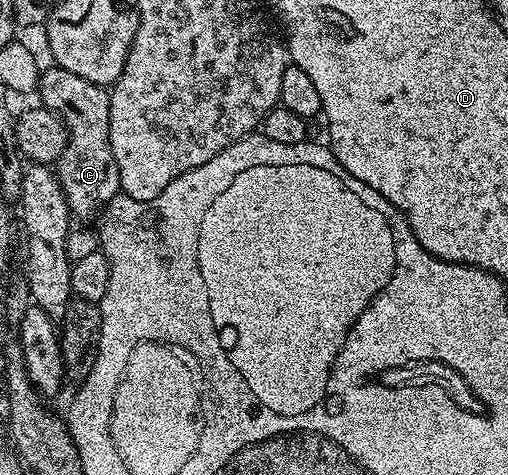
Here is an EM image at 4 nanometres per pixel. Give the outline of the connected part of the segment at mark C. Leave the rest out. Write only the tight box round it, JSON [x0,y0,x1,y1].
[37,65,120,218]

